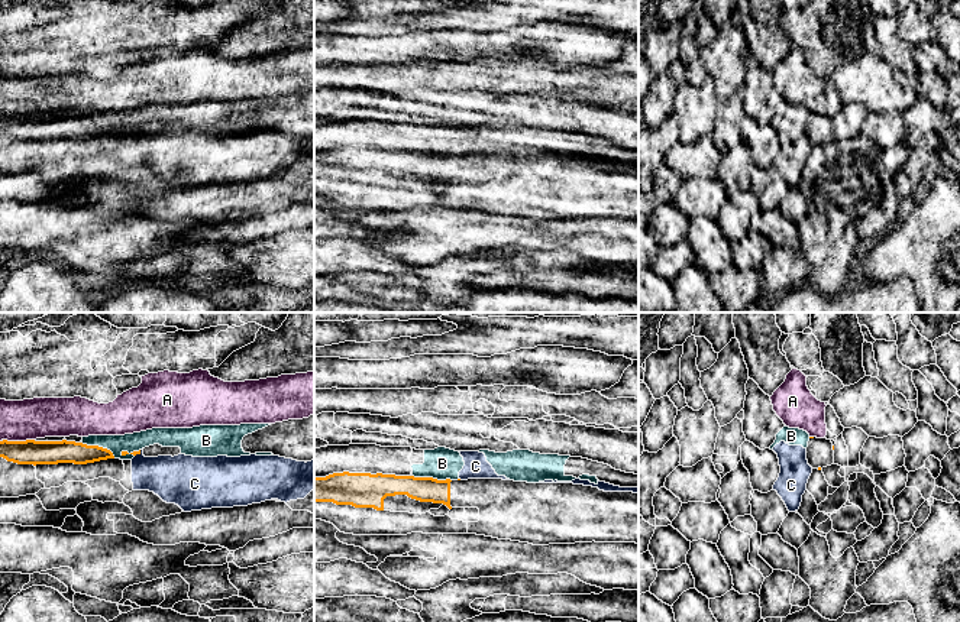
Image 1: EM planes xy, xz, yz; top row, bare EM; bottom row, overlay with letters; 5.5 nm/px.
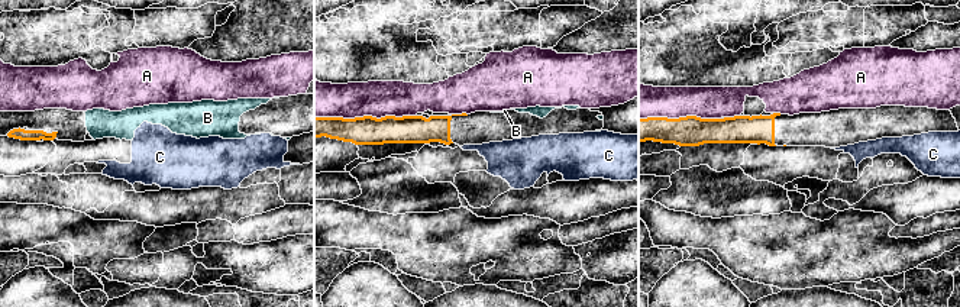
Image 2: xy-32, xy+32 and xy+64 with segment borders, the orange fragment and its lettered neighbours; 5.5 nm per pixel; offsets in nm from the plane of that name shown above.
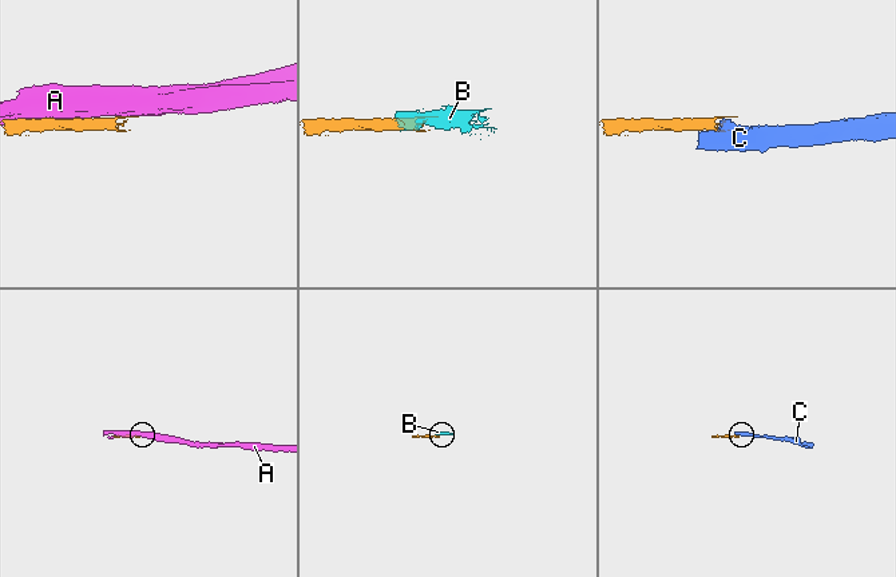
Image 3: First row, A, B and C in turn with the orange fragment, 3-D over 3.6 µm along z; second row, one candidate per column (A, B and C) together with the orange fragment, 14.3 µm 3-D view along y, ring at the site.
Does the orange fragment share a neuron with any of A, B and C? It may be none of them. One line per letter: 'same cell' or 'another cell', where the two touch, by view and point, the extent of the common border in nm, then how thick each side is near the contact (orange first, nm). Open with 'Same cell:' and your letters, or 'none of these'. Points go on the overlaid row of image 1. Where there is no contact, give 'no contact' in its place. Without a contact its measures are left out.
Same cell: none of these
A: another cell; contact xy (19, 441); length 180 nm; calibres 140 and 220 nm
B: another cell; contact xz (432, 478); length 220 nm; calibres 140 and 180 nm
C: another cell; contact xy (138, 453); length 50 nm; calibres 20 and 260 nm

